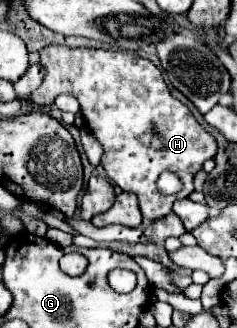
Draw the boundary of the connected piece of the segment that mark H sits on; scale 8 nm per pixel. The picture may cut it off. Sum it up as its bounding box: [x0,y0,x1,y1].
[30,46,218,224]

